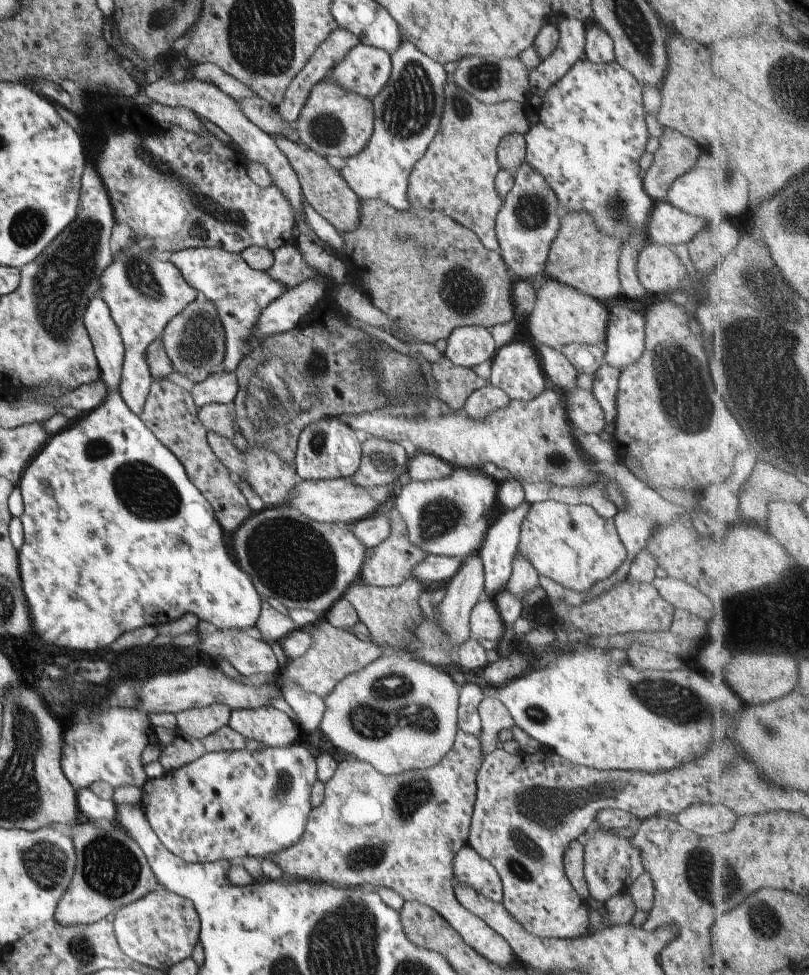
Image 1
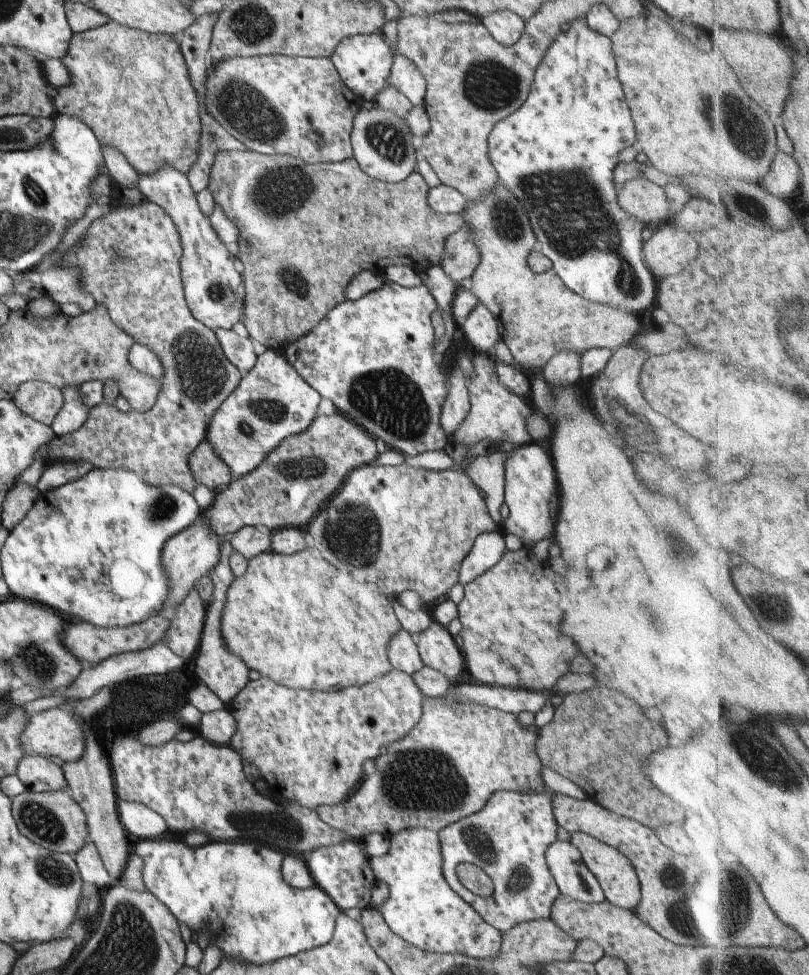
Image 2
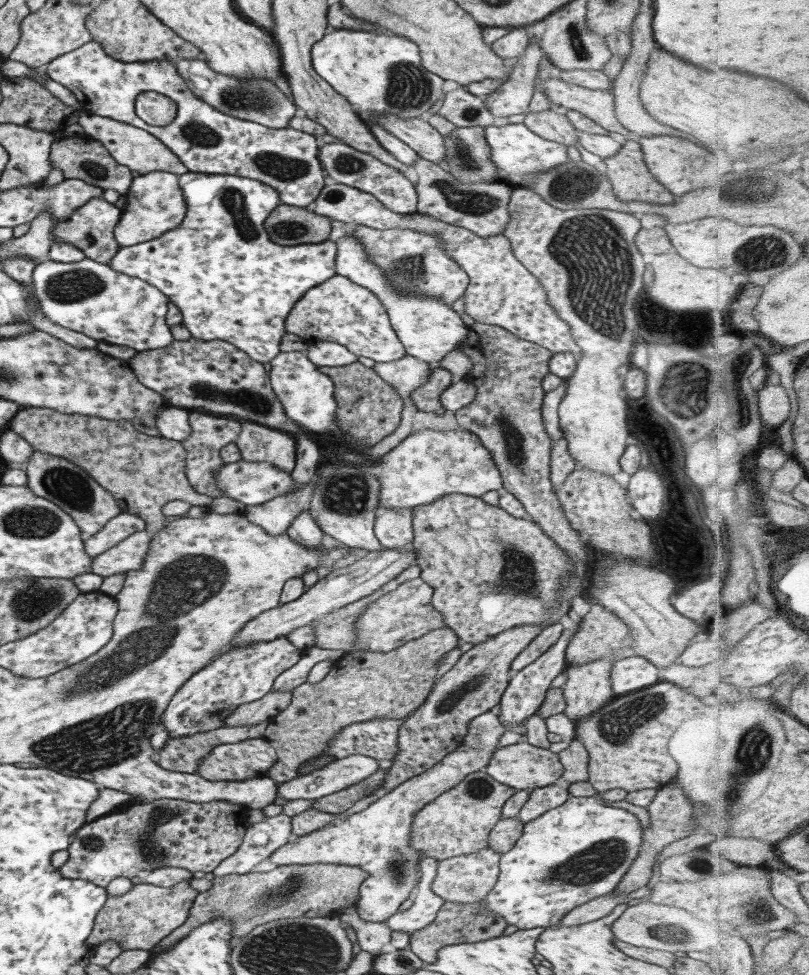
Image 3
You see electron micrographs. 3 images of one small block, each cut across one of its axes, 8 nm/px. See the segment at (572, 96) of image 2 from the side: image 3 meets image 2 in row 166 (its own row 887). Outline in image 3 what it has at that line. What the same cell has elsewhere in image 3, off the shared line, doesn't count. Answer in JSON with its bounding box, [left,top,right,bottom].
[478,797,642,929]

